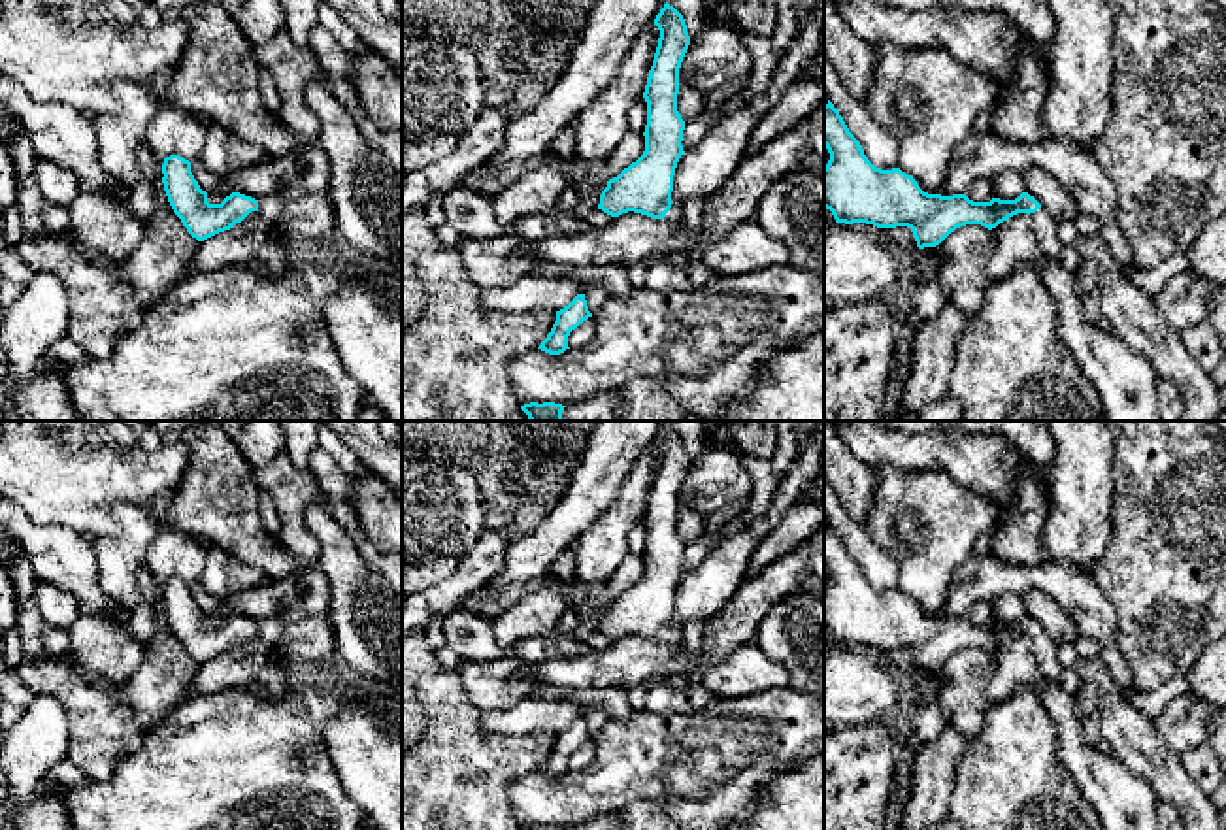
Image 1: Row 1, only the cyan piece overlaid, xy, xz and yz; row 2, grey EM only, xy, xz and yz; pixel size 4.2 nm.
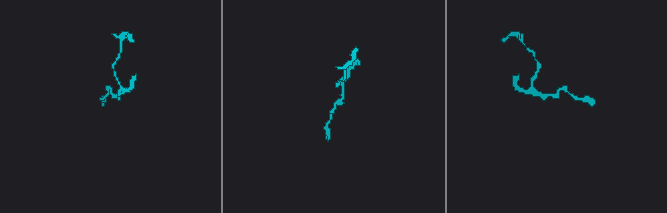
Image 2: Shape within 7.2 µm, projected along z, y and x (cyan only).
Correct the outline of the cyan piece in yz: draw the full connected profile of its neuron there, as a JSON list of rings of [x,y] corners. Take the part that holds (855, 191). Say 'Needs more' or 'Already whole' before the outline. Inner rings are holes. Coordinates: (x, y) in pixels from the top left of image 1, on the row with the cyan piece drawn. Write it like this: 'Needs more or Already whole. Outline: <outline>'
Needs more. Outline: [[[830,100],[824,106],[824,147],[830,153],[824,166],[824,208],[836,223],[907,226],[917,247],[924,249],[939,245],[960,226],[981,224],[992,230],[1017,213],[1028,213],[1039,247],[1054,260],[1062,257],[1066,245],[1058,223],[1034,196],[1022,192],[1015,200],[973,202],[966,194],[928,194],[900,168],[875,168]]]

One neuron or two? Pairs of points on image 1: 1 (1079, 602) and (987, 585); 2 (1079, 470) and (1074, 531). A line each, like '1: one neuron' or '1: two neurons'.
1: one neuron
2: one neuron

